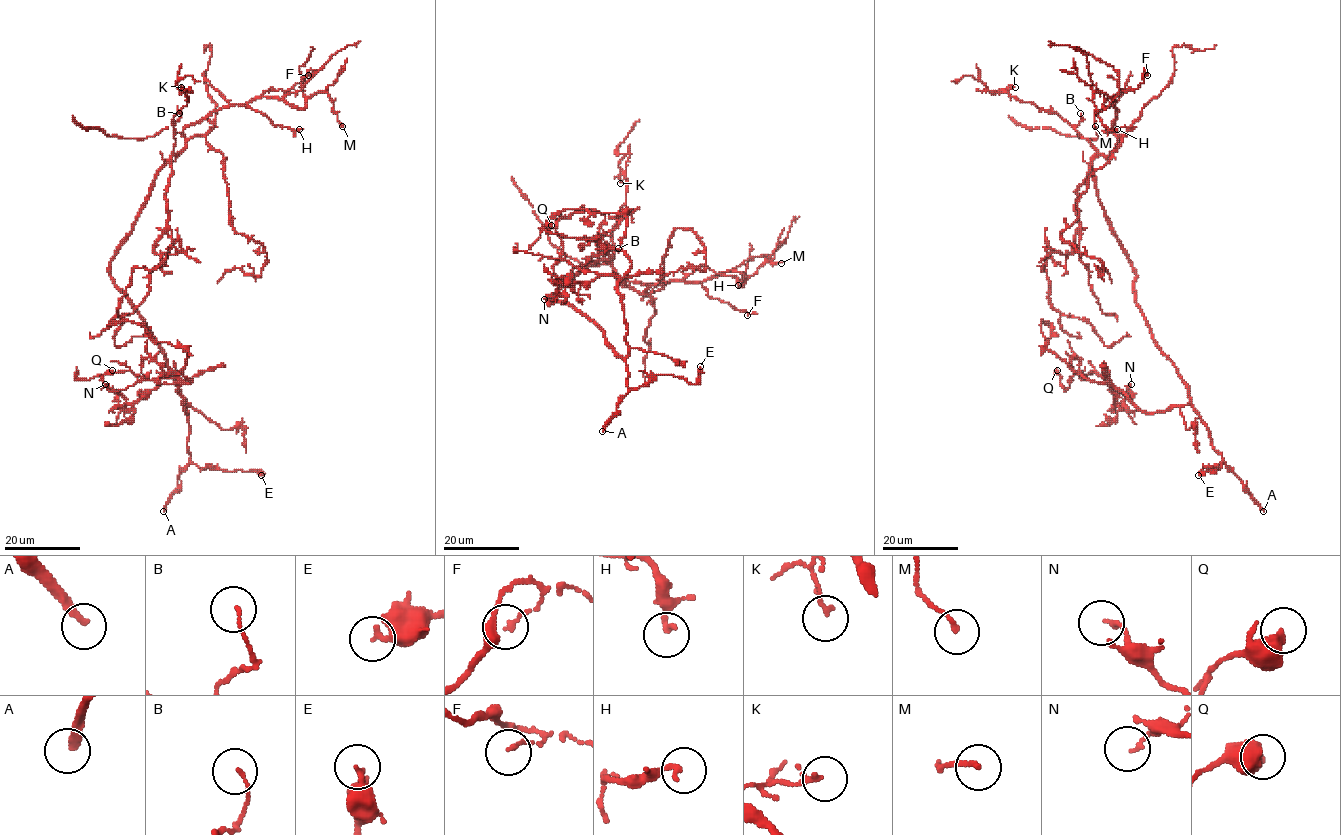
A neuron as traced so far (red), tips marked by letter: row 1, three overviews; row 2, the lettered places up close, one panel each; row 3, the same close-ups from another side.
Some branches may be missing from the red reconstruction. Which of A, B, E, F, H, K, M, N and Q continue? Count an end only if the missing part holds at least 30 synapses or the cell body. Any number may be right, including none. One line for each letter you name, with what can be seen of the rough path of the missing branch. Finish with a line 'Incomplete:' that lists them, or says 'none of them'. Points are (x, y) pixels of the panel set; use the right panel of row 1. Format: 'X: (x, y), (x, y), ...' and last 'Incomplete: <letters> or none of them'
Incomplete: A

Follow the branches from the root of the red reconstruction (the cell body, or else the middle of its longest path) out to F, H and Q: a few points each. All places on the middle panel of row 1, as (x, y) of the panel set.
F: (555, 294), (585, 266), (606, 260), (623, 285), (623, 280), (699, 282), (711, 298), (752, 313), (747, 315)
H: (555, 294), (601, 260), (623, 285), (623, 280), (682, 280), (702, 265), (735, 276), (738, 285)
Q: (555, 294), (549, 304), (565, 302), (628, 354), (618, 283), (631, 260), (541, 227), (551, 225)

